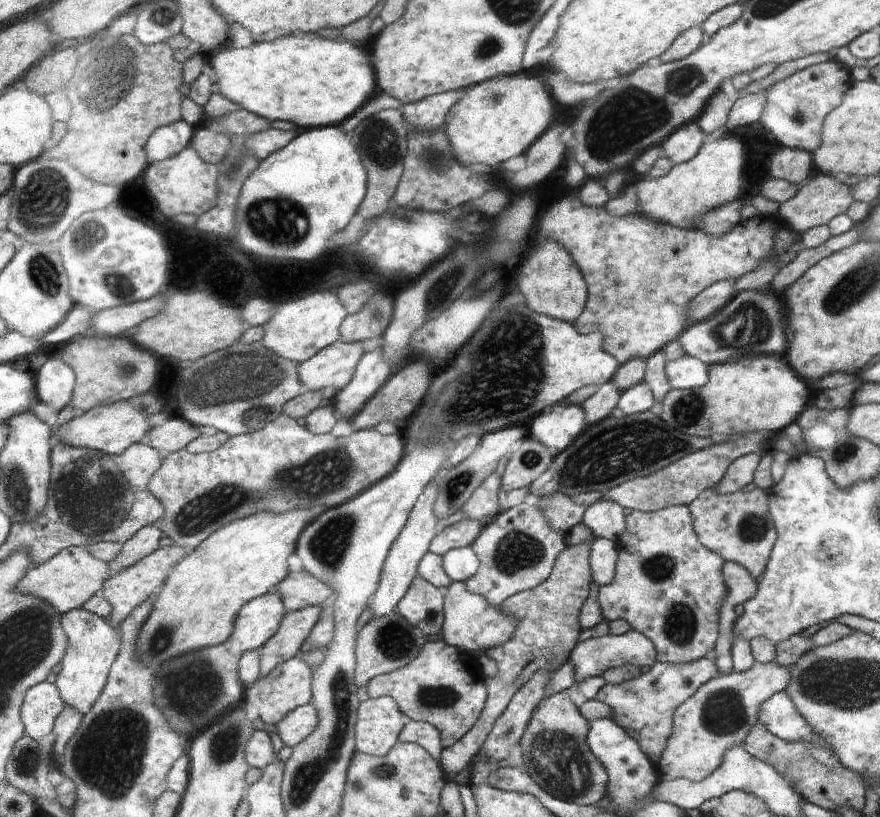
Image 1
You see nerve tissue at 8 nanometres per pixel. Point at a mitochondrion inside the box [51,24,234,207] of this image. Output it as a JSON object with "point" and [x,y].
{"point":[121,60]}

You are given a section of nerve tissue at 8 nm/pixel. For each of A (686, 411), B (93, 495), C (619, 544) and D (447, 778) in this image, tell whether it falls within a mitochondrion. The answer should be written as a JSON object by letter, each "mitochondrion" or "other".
{"A":"mitochondrion","B":"mitochondrion","C":"other","D":"other"}

